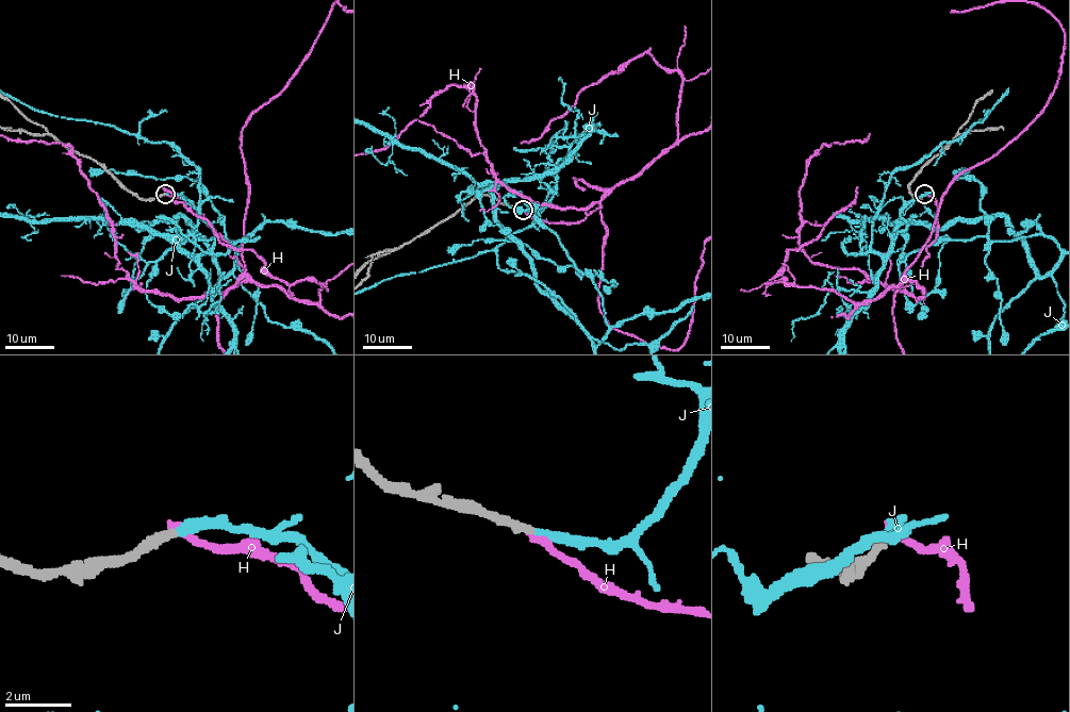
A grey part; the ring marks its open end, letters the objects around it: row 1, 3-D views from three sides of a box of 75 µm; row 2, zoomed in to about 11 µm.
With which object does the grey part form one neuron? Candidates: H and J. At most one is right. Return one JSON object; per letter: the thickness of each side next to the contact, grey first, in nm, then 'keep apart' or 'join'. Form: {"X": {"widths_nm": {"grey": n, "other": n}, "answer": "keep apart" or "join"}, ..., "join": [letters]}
{"H": {"widths_nm": {"grey": 280, "other": 280}, "answer": "keep apart"}, "J": {"widths_nm": {"grey": 280, "other": 300}, "answer": "join"}, "join": ["J"]}

